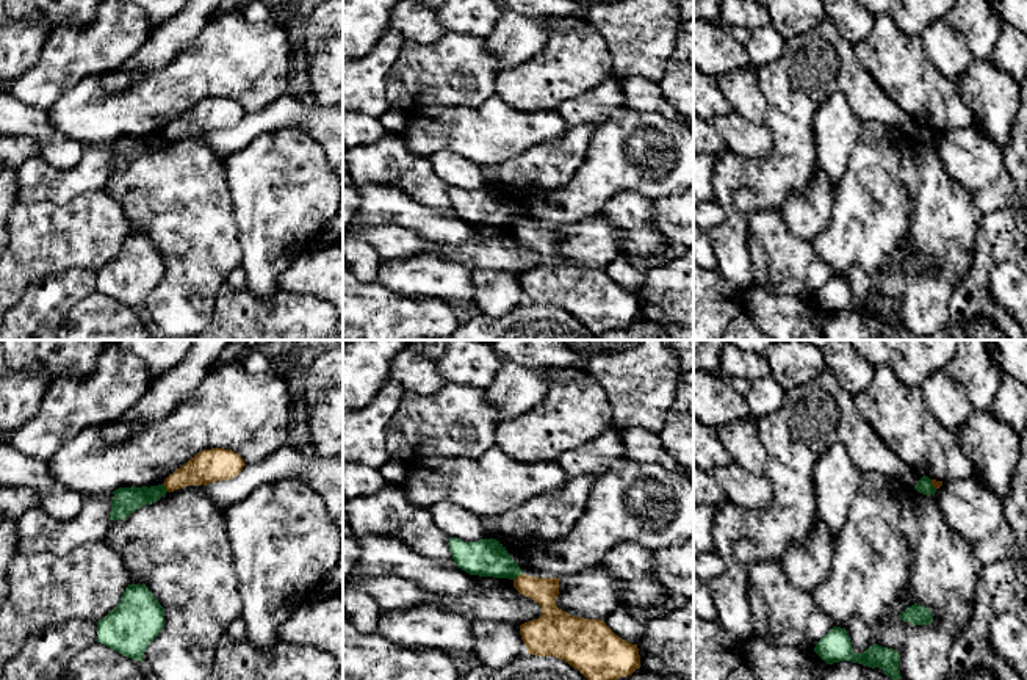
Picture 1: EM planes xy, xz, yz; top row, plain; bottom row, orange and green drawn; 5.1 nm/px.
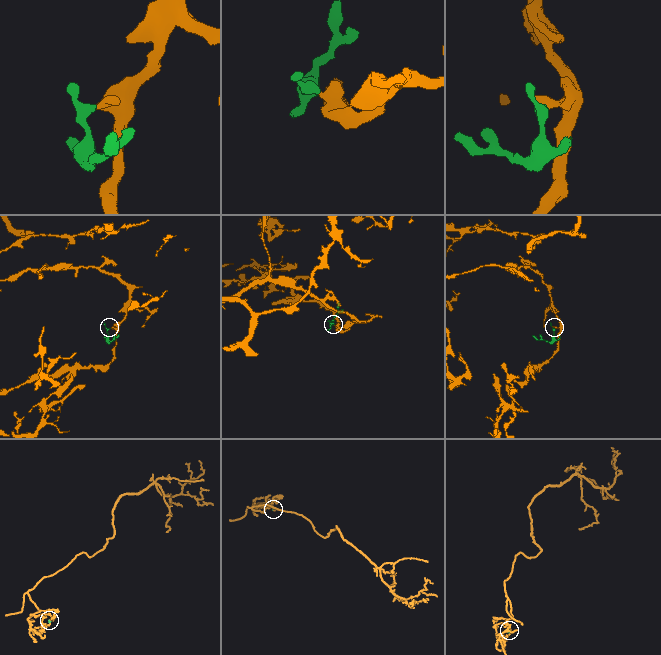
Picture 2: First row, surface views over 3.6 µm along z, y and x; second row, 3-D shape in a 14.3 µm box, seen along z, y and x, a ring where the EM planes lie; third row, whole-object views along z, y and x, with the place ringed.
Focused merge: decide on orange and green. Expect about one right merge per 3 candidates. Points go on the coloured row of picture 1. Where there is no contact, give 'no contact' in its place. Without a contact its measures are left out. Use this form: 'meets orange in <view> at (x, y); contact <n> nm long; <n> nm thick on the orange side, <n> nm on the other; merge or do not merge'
meets orange in xz at (517, 577); contact 60 nm long; 140 nm thick on the orange side, 190 nm on the other; do not merge

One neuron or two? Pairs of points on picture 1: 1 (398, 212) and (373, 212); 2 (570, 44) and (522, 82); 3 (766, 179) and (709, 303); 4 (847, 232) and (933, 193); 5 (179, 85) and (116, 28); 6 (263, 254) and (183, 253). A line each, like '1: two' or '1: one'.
1: one
2: one
3: two
4: two
5: two
6: two

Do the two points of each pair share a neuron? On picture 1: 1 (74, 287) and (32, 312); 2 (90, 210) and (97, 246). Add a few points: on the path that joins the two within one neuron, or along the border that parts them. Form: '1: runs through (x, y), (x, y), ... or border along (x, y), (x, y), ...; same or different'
1: runs through (63, 290), (43, 306); same
2: runs through (90, 220), (90, 237); same

